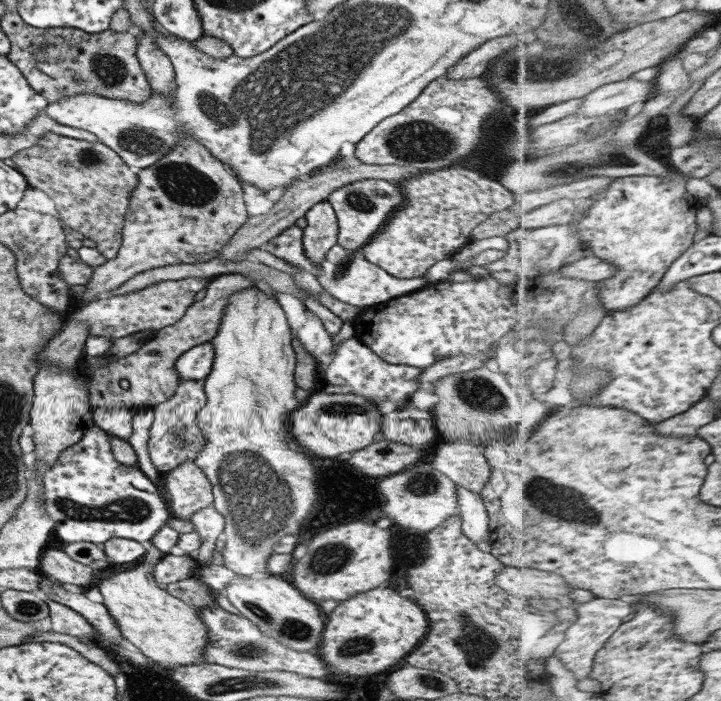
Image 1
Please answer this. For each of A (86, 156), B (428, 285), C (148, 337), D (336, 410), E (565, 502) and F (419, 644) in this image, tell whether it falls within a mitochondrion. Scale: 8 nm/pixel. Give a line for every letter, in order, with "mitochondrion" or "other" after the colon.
A: mitochondrion
B: other
C: other
D: mitochondrion
E: mitochondrion
F: other

